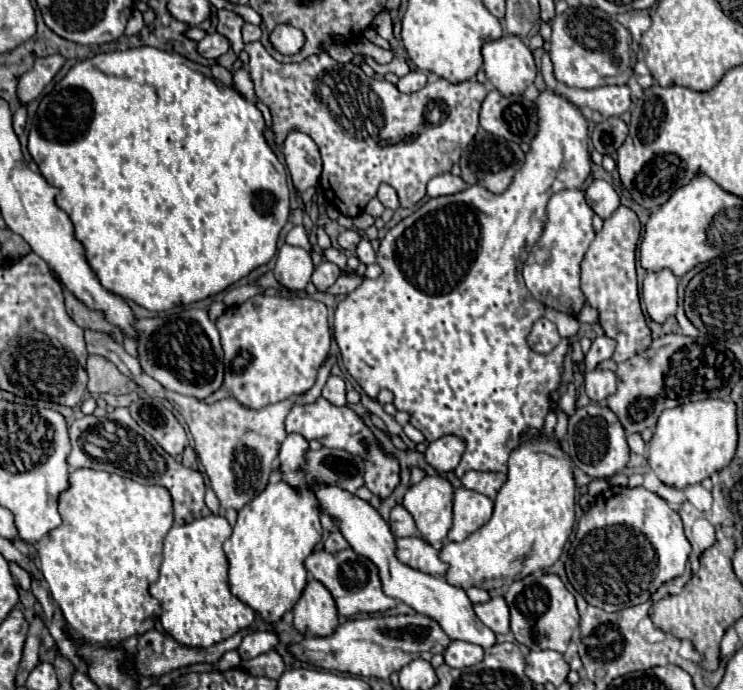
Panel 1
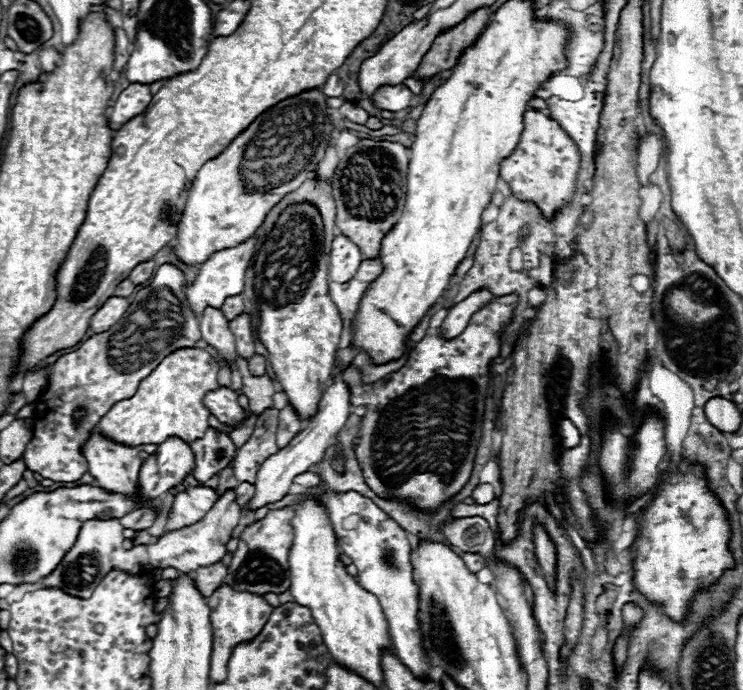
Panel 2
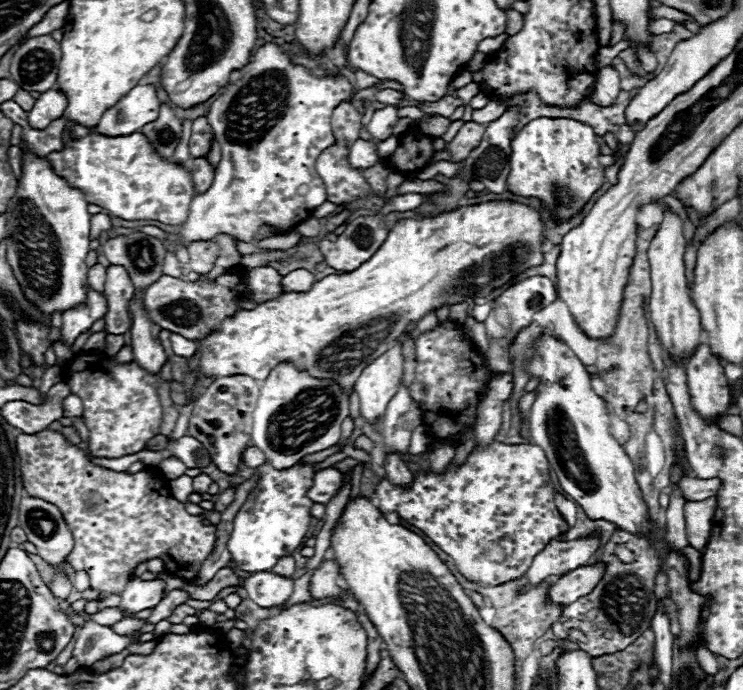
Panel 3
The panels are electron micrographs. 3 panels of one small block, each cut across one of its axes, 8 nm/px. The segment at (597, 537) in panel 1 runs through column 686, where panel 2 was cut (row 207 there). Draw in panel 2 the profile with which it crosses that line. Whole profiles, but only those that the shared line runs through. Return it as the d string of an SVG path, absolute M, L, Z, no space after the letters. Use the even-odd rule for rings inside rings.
M530 108L524 112L524 130L516 144L516 150L502 162L500 178L510 184L510 190L520 200L534 200L544 216L552 216L558 208L572 200L576 170L578 170L578 150L560 124L542 112Z

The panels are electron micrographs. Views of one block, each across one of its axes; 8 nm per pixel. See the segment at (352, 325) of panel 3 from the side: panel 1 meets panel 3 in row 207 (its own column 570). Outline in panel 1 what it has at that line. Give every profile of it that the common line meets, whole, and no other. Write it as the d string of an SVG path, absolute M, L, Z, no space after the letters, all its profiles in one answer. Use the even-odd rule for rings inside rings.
M528 430L522 436L522 444L512 452L508 460L508 480L500 488L494 500L494 514L488 524L476 530L464 542L444 542L440 548L440 560L448 564L446 582L468 590L470 586L482 590L508 588L508 584L530 576L536 570L550 568L562 554L562 548L568 540L568 534L574 524L574 478L572 464L564 456L562 448L556 442L550 442L540 430Z

